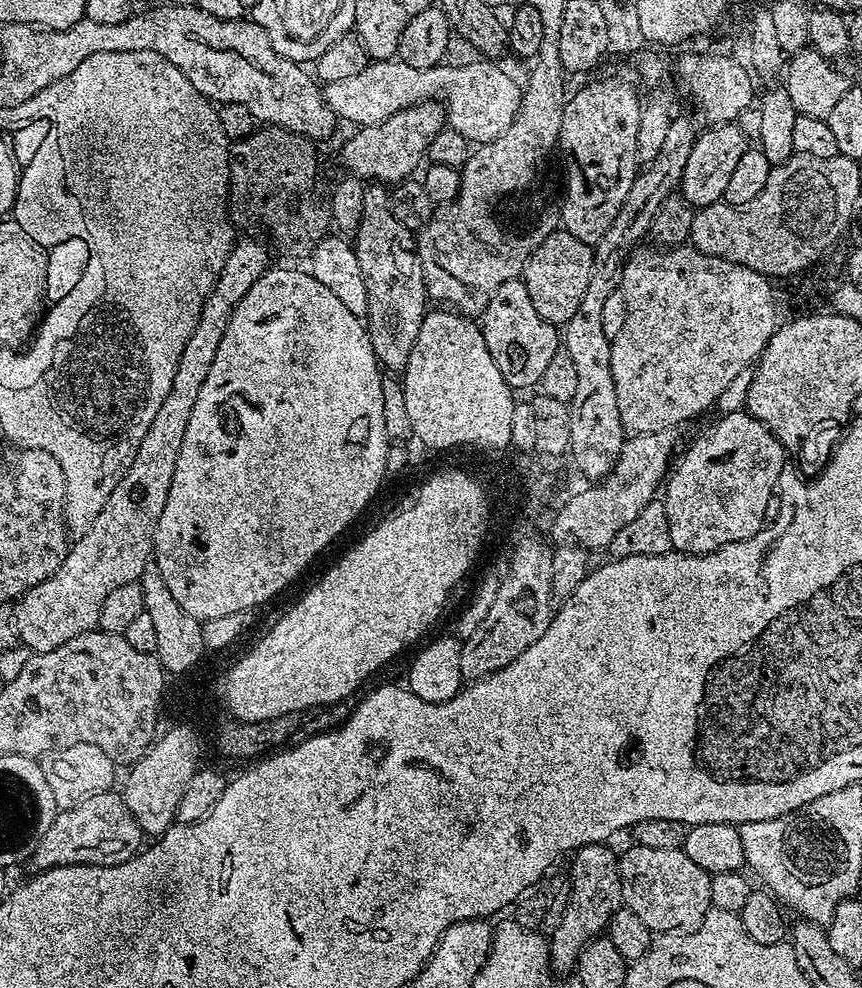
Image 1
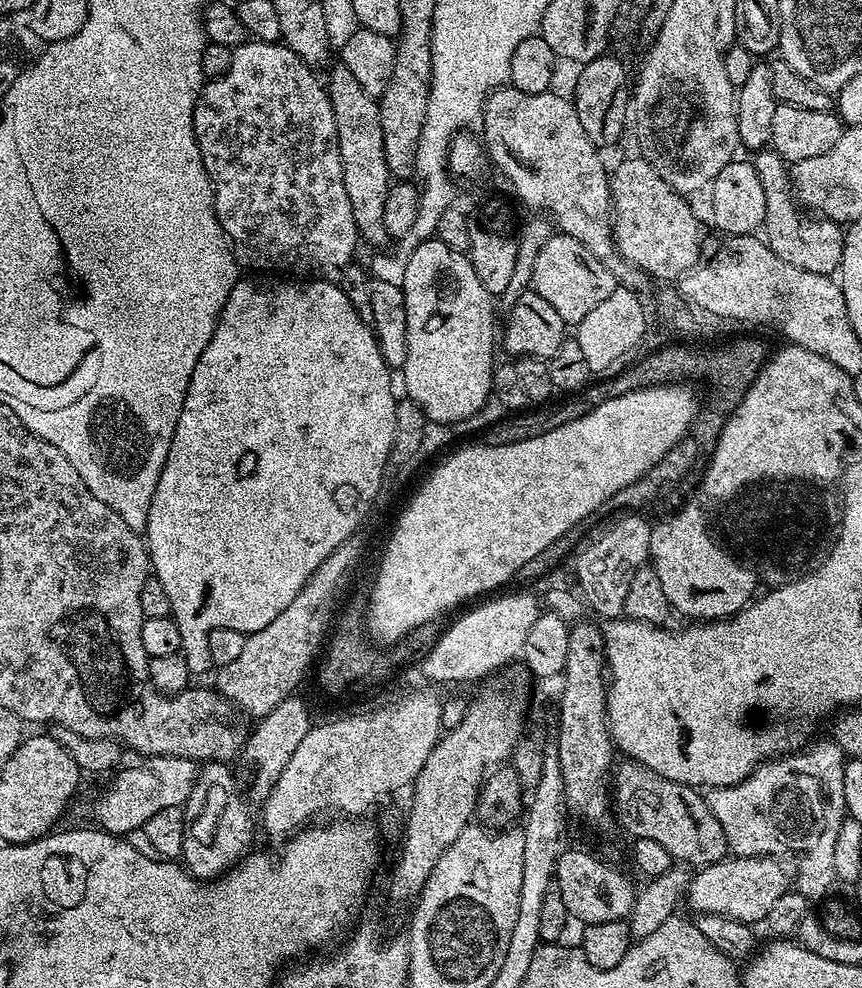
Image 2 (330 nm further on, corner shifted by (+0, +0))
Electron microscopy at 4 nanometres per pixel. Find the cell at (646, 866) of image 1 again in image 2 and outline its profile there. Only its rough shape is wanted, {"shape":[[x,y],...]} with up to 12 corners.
{"shape":[[738,856],[689,879],[693,913],[759,925],[790,876],[779,859]]}

